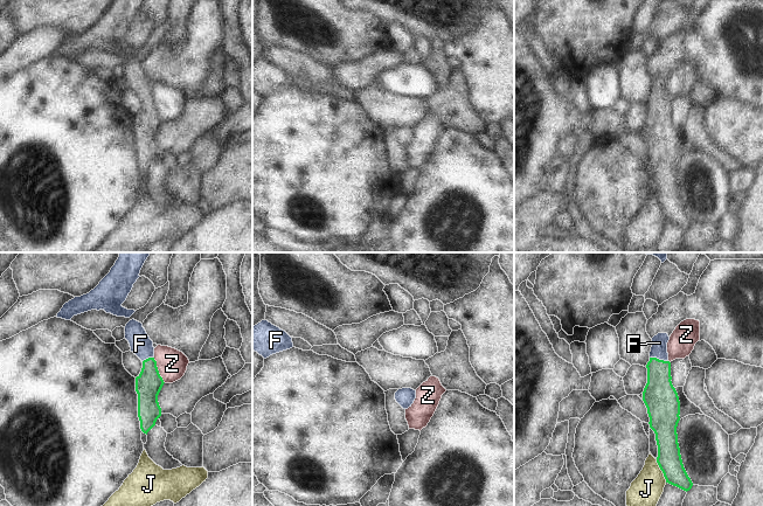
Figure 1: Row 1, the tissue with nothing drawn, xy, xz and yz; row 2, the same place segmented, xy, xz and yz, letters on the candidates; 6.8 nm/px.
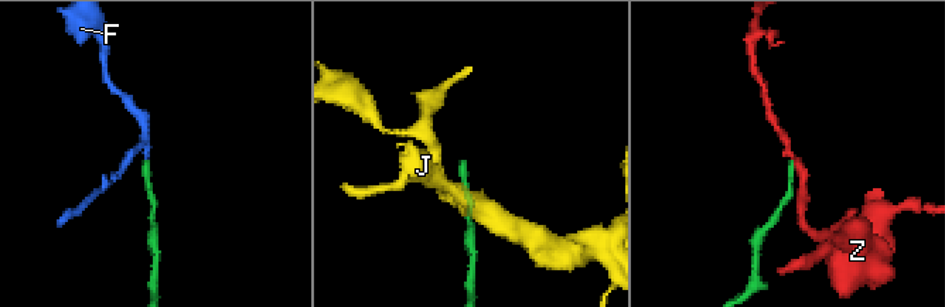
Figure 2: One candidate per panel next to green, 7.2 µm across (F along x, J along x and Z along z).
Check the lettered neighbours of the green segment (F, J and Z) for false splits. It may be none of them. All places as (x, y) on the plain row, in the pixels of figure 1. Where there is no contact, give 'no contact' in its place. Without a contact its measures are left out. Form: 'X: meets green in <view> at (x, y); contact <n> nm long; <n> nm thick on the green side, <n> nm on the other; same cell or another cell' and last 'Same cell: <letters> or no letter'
F: meets green in yz at (658, 97); contact 130 nm long; 240 nm thick on the green side, 110 nm on the other; same cell
J: meets green in yz at (661, 208); contact 180 nm long; 160 nm thick on the green side, 220 nm on the other; another cell
Z: meets green in xy at (157, 108); contact 200 nm long; 180 nm thick on the green side, 200 nm on the other; another cell
Same cell: F

